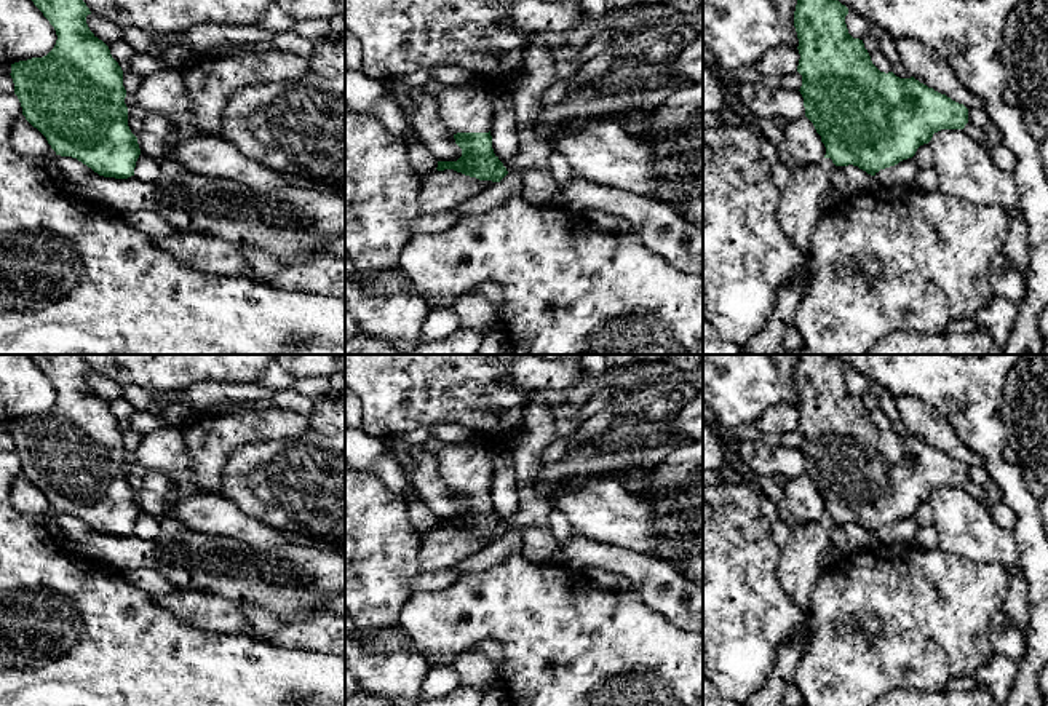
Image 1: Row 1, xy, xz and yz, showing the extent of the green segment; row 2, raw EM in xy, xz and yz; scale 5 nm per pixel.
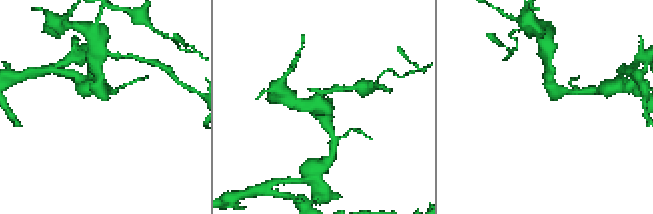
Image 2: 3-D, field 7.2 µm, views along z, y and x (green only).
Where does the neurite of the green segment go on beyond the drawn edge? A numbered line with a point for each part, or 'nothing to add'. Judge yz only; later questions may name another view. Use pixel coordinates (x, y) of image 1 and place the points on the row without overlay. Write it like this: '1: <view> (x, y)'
1: yz (799, 567)

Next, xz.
1: xz (462, 465)

